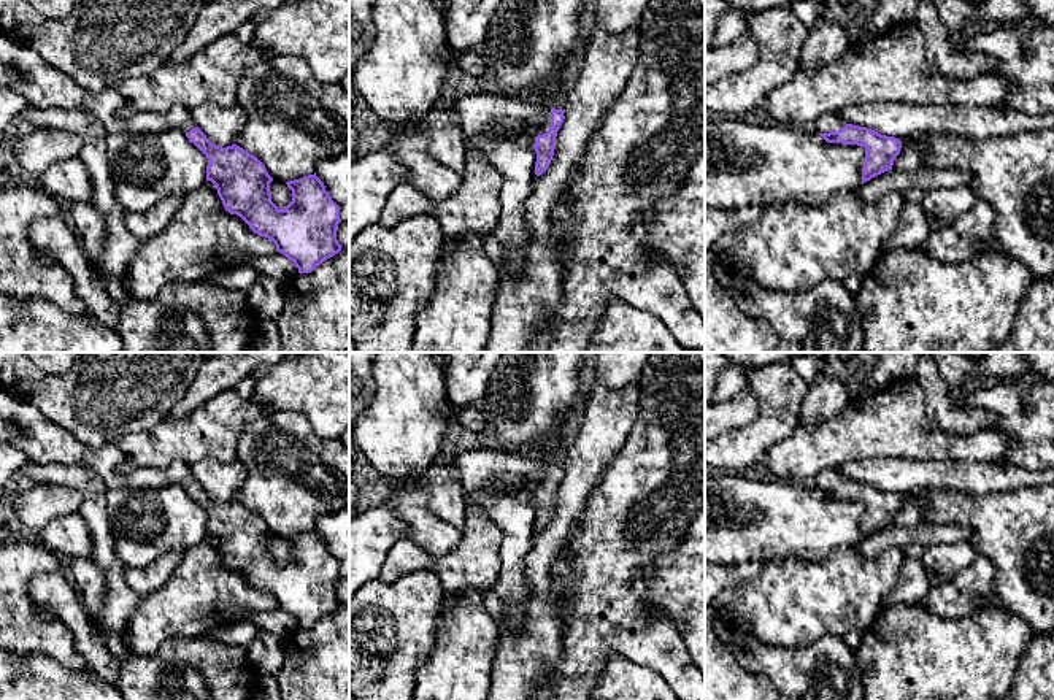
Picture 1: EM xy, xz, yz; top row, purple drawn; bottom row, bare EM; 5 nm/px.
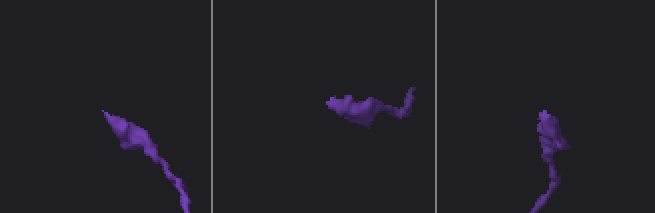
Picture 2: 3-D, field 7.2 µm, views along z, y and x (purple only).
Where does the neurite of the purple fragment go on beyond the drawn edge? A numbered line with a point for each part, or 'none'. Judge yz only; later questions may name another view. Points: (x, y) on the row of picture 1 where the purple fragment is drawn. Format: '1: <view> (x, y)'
1: yz (827, 123)

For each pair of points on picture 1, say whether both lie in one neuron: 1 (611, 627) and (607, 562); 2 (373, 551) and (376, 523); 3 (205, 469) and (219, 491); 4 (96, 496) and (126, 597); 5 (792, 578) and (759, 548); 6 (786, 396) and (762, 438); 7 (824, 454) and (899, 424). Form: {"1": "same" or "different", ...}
{"1": "same", "2": "same", "3": "same", "4": "same", "5": "different", "6": "same", "7": "same"}

